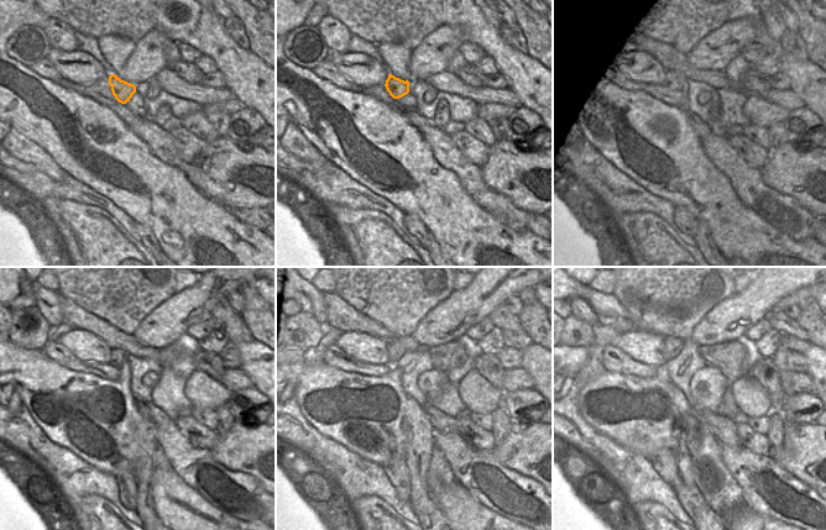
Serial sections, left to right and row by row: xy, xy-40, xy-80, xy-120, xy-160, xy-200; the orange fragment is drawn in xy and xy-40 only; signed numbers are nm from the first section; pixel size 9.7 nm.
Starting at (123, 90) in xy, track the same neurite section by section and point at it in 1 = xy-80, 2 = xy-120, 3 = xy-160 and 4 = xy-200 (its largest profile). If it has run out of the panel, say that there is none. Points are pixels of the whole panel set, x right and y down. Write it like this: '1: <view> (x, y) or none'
1: xy-80 (674, 80)
2: xy-120 (119, 357)
3: xy-160 (396, 351)
4: xy-200 (673, 345)

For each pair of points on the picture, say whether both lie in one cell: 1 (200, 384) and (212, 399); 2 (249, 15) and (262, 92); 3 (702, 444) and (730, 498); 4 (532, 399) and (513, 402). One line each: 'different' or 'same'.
1: same
2: different
3: same
4: same

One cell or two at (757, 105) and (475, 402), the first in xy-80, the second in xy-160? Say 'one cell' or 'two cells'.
one cell

